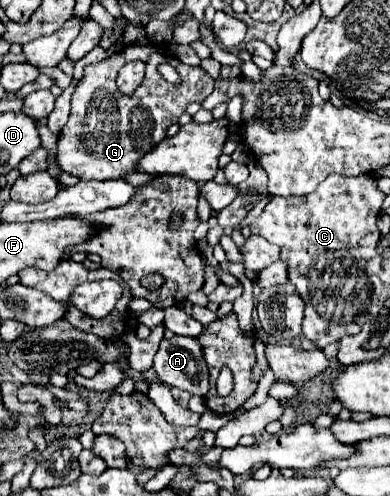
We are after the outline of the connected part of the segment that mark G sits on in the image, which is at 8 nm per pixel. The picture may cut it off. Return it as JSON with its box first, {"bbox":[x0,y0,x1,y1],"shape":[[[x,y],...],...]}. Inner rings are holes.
{"bbox":[57,46,215,180],"shape":[[[125,46],[125,50],[111,54],[107,60],[99,64],[91,64],[85,68],[85,76],[75,88],[71,98],[71,114],[69,122],[63,126],[57,142],[57,164],[61,170],[77,176],[79,180],[119,180],[125,178],[127,172],[137,170],[137,162],[167,136],[167,128],[177,122],[177,118],[185,112],[189,102],[203,102],[213,92],[215,80],[201,68],[193,68],[183,64],[179,58],[169,54],[163,46]],[[131,60],[145,60],[145,80],[135,92],[135,96],[125,98],[117,92],[115,76],[119,68]],[[169,62],[177,68],[181,82],[167,82],[157,66]]]}

